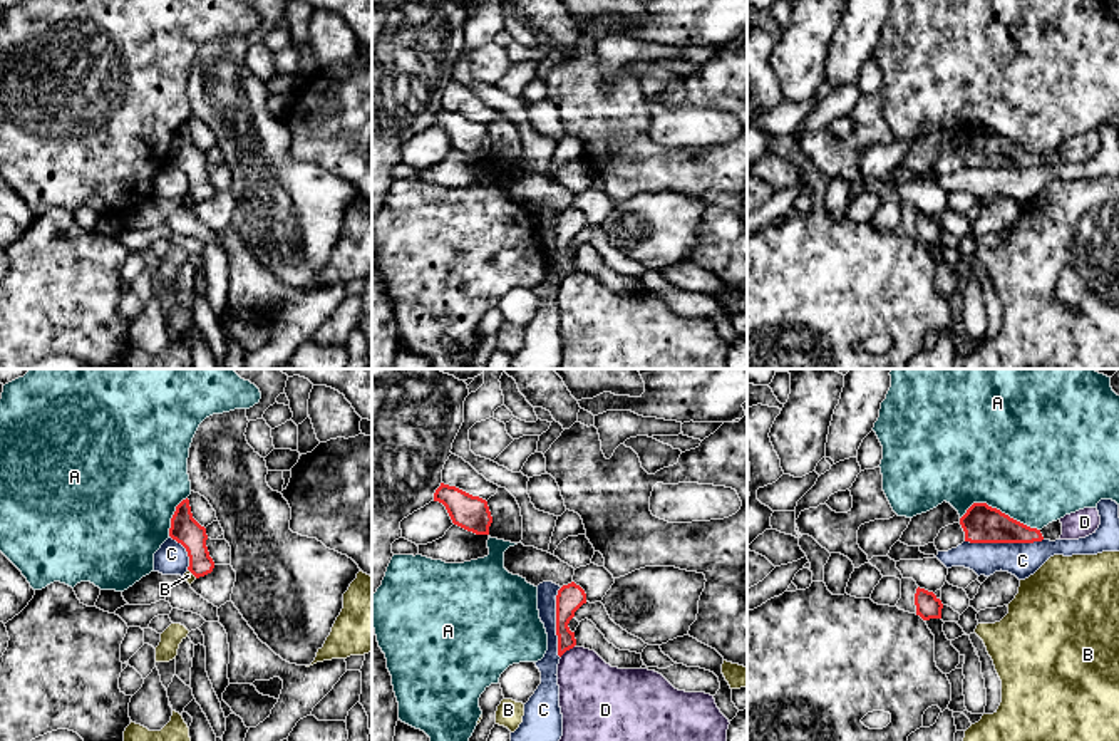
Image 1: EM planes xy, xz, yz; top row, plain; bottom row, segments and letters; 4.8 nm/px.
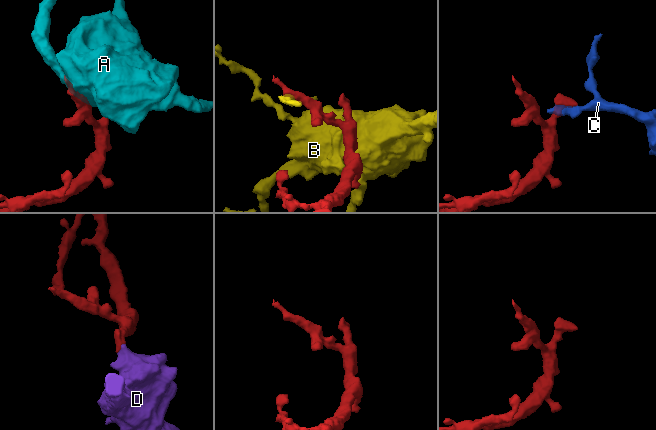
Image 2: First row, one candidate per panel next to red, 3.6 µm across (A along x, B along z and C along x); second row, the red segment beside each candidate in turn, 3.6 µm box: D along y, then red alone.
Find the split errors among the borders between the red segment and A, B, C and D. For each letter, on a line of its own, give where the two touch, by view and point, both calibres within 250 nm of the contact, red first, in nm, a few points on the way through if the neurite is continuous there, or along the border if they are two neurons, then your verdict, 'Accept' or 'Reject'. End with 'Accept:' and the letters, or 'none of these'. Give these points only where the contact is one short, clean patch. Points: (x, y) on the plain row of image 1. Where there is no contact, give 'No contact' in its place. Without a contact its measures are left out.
A: Touches red at yz (999, 134). Thickness 190 nm (red) against 500 nm. Reject
B: Touches red at xy (193, 198). Thickness 140 nm (red) against 50 nm. Reject
C: Touches red at yz (1004, 166). Thickness 190 nm (red) against 160 nm. Boundary: yz (1042, 163), (1032, 166), (965, 166). Reject
D: Touches red at xz (567, 274). Thickness 130 nm (red) against 320 nm. Boundary: xz (575, 269), (560, 280). Reject
Accept: none of these

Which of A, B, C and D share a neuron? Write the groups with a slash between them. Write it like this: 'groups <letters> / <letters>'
groups A / B / C / D

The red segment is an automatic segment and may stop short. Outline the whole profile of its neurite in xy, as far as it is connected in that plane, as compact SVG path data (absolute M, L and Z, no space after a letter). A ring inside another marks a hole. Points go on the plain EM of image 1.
M188 122L176 131L171 142L169 161L186 173L189 181L188 194L196 203L213 196L214 186L206 171L206 153L193 142Z

